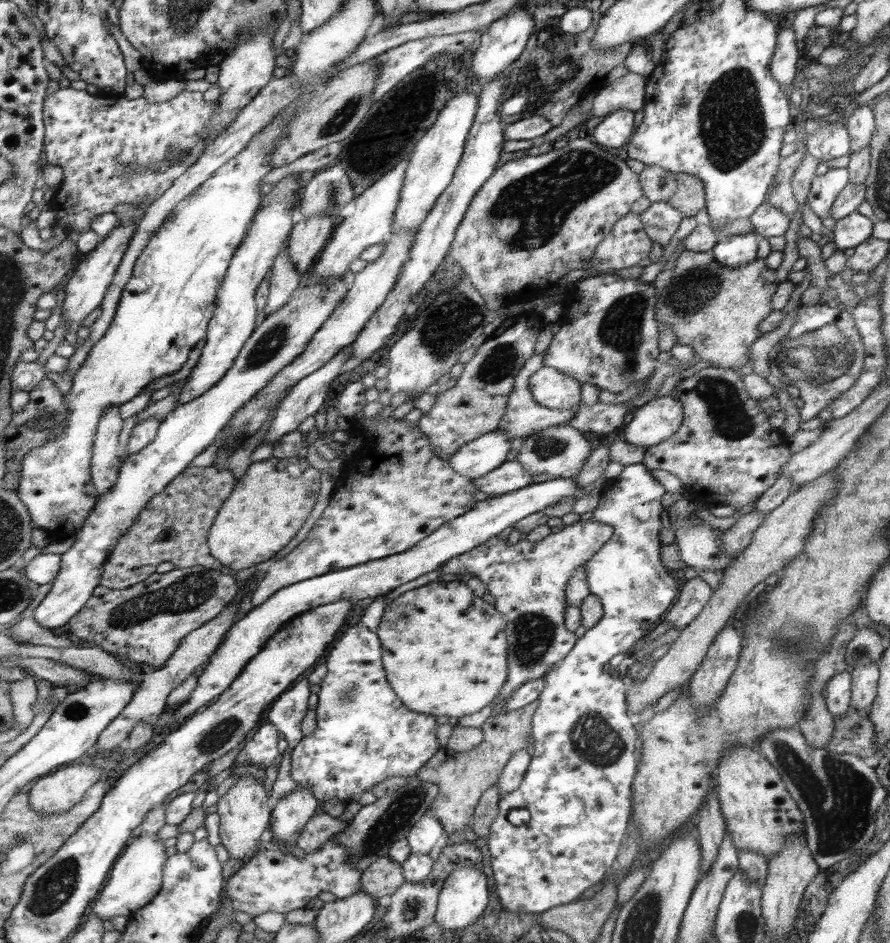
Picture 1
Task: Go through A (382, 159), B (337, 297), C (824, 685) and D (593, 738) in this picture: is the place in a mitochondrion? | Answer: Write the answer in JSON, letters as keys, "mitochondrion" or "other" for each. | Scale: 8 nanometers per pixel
{"A":"other","B":"other","C":"other","D":"mitochondrion"}

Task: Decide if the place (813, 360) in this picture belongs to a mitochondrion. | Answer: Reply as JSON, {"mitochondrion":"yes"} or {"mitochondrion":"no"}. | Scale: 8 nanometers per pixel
{"mitochondrion":"yes"}

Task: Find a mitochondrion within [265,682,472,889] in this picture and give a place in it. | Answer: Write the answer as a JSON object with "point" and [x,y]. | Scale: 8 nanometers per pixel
{"point":[391,822]}

